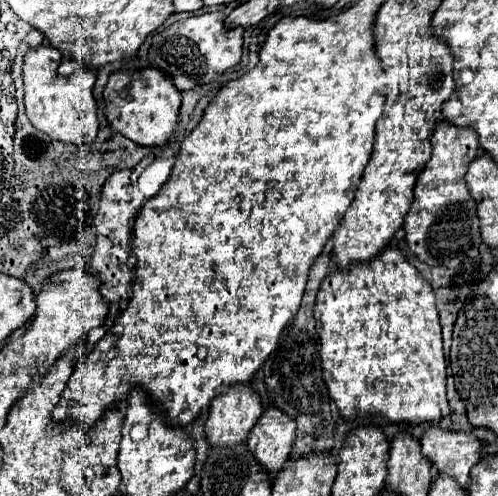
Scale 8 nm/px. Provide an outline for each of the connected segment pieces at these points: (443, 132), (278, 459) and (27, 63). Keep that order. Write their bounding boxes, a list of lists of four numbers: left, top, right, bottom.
[[404,120,482,266],[248,408,296,478],[22,44,98,144]]

